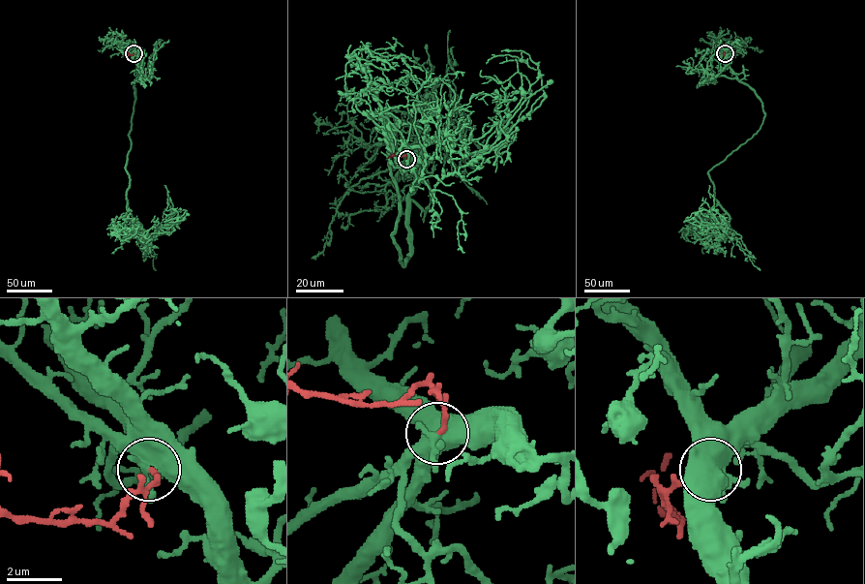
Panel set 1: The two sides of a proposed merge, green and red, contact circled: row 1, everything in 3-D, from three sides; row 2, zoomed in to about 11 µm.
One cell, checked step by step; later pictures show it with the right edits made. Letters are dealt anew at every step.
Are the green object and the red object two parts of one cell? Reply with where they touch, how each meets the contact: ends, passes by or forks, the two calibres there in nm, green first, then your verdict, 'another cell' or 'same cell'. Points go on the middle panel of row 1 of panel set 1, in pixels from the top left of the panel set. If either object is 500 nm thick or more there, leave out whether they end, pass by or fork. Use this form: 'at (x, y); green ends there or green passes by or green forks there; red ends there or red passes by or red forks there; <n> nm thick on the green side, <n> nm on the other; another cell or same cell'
at (406, 159); green forks there; red ends there; 400 nm thick on the green side, 180 nm on the other; same cell

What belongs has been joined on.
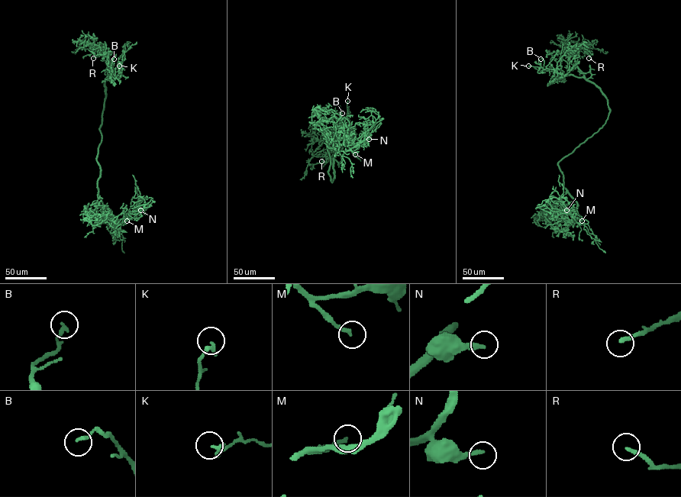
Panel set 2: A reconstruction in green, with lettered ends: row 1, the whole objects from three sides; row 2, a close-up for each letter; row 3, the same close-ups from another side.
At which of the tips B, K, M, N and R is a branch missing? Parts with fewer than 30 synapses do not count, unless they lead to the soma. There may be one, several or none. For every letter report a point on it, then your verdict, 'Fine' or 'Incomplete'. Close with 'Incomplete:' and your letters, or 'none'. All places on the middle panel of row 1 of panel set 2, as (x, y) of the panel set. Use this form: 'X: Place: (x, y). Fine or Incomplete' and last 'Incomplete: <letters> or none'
B: Place: (342, 113). Fine
K: Place: (347, 101). Fine
M: Place: (355, 154). Incomplete
N: Place: (369, 139). Fine
R: Place: (321, 161). Incomplete
Incomplete: M, R

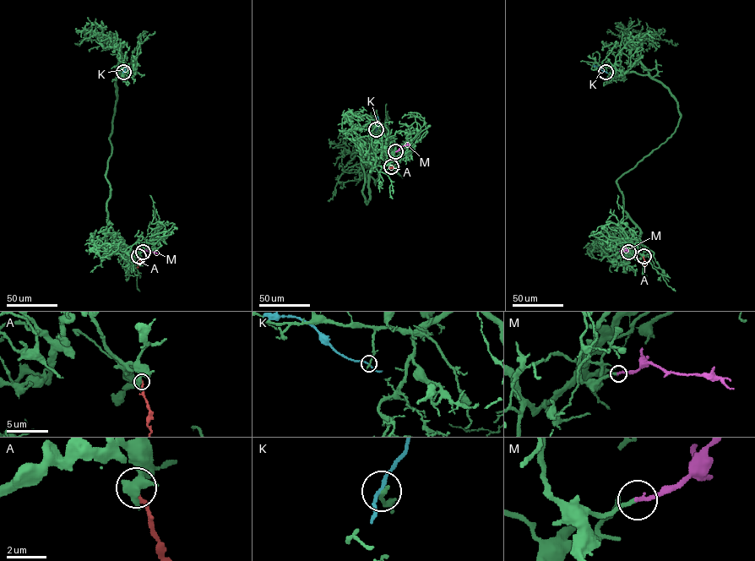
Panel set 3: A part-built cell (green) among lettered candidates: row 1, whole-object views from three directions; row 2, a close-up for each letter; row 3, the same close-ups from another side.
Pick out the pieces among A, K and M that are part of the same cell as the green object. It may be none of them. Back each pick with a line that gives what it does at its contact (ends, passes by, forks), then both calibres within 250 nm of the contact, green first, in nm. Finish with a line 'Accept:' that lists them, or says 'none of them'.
M: it ends | 200/240 nm
Accept: M

